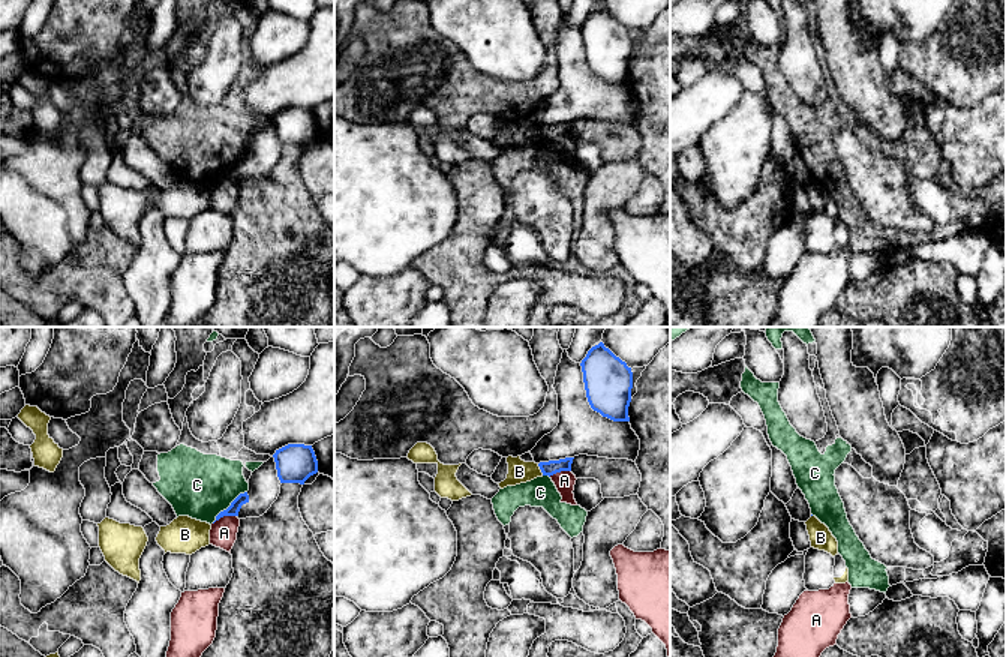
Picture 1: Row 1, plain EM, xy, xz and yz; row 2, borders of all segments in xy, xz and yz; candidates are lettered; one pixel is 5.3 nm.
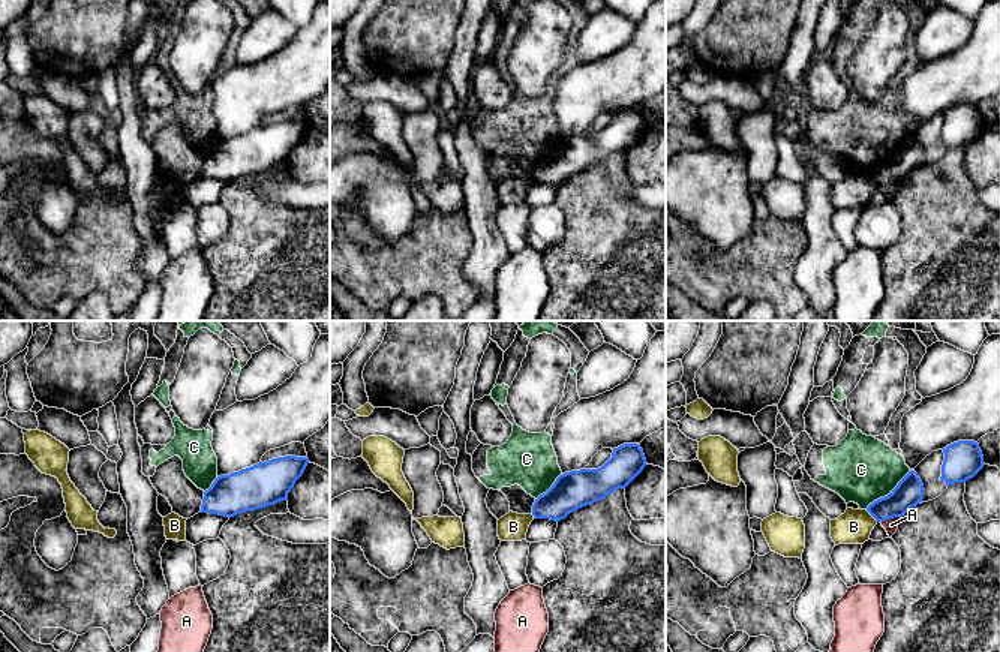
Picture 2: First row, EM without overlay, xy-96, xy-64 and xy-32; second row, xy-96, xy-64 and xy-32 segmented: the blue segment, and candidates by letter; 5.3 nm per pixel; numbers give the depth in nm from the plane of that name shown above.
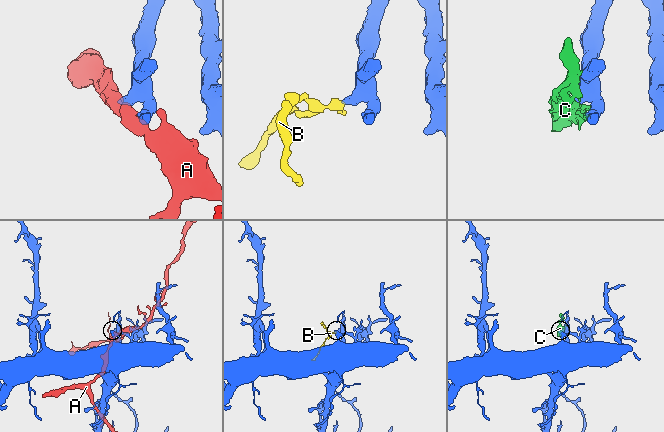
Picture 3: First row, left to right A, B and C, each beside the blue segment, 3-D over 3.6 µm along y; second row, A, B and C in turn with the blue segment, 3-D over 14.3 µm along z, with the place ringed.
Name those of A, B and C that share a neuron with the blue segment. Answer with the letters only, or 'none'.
none

